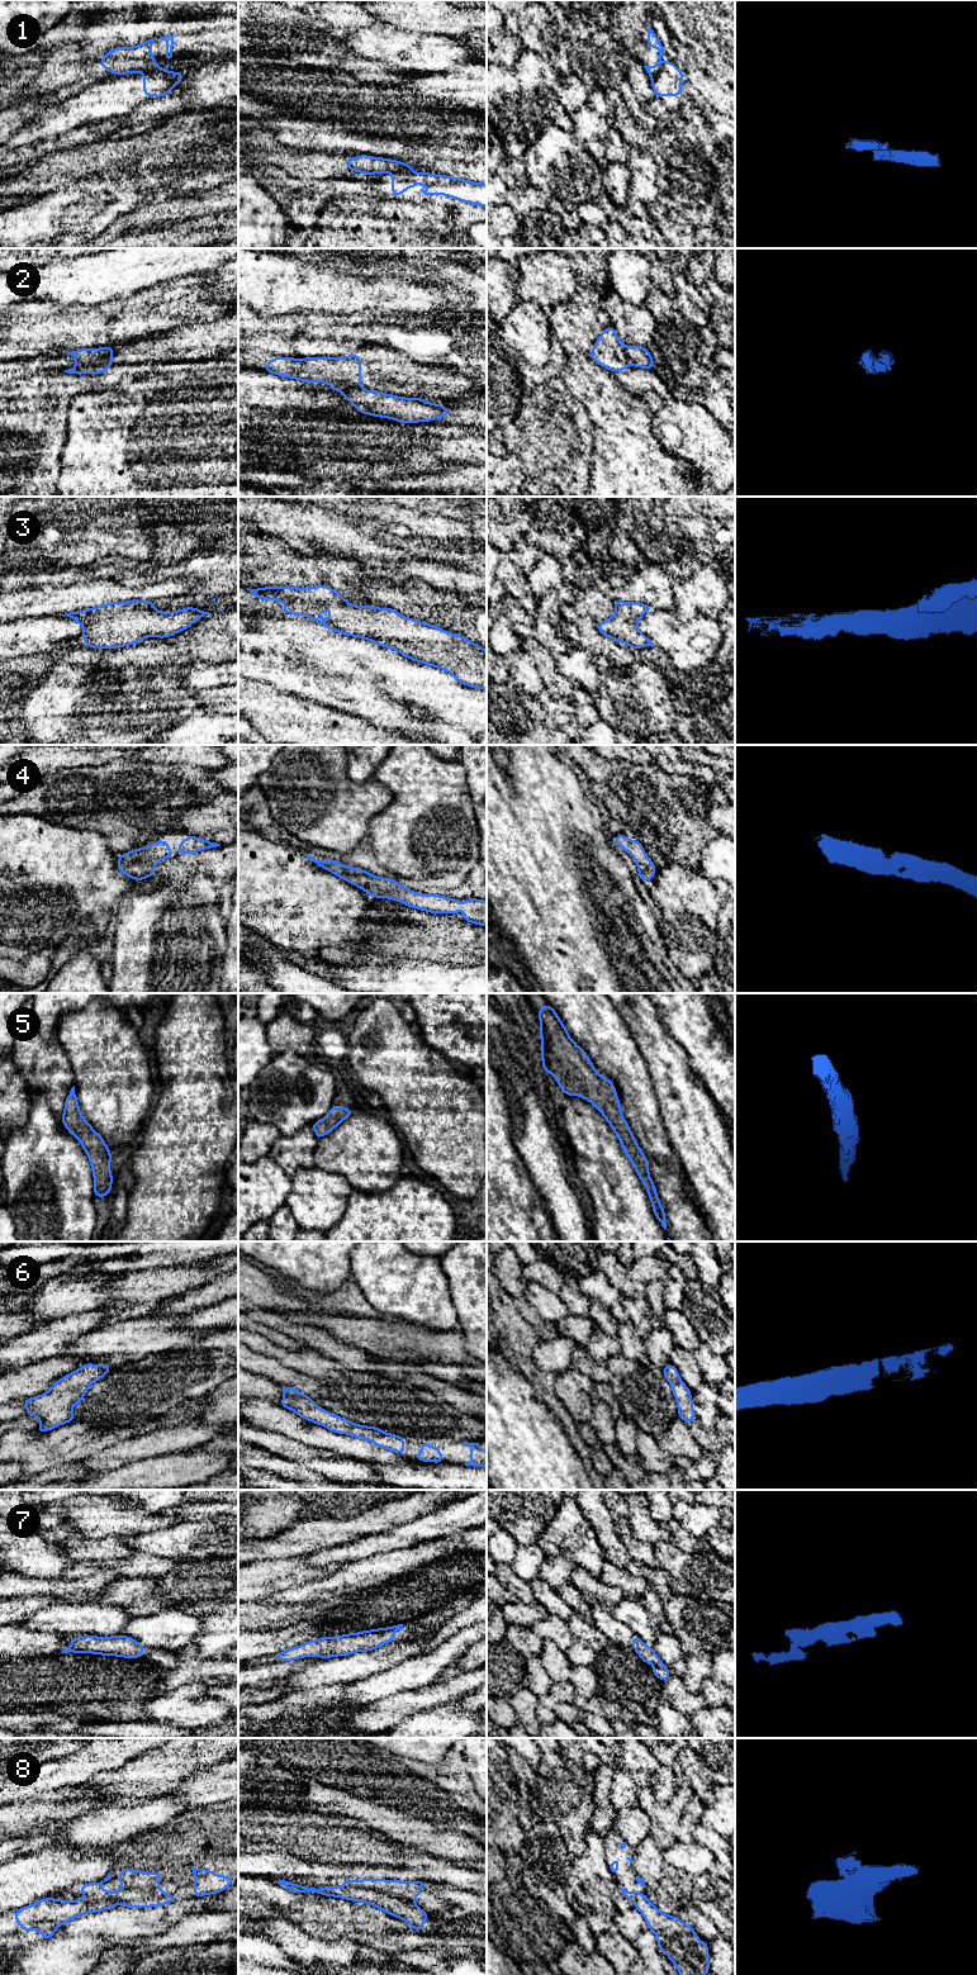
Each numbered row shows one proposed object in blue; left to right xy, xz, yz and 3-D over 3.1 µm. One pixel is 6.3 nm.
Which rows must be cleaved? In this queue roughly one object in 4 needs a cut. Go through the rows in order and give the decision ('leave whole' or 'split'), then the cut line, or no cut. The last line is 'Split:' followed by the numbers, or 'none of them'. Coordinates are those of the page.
1: split; cut yz (663, 65), (651, 79)
2: split; cut xy (110, 352), (95, 364), (77, 365)
3: leave whole; cut none
4: leave whole; cut none
5: leave whole; cut none
6: leave whole; cut none
7: leave whole; cut none
8: split; cut xz (342, 1886), (368, 1888), (412, 1902)
Split: 1, 2, 8

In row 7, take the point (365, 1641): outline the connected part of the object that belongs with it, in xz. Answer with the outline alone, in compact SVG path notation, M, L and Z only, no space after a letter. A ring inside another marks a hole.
M398 1624L336 1637L328 1635L291 1647L284 1652L274 1654L274 1657L275 1661L295 1661L313 1656L318 1656L319 1658L332 1658L336 1656L350 1656L356 1652L369 1652L393 1642L394 1633L402 1630L403 1625L404 1624Z

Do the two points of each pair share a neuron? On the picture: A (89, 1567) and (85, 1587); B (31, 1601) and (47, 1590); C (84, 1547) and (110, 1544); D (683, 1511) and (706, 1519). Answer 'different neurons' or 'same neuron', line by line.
A: different neurons
B: different neurons
C: same neuron
D: same neuron

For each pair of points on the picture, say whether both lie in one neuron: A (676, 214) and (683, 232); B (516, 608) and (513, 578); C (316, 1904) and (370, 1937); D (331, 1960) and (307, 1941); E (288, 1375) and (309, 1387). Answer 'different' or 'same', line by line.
A: different
B: different
C: same
D: same
E: same

